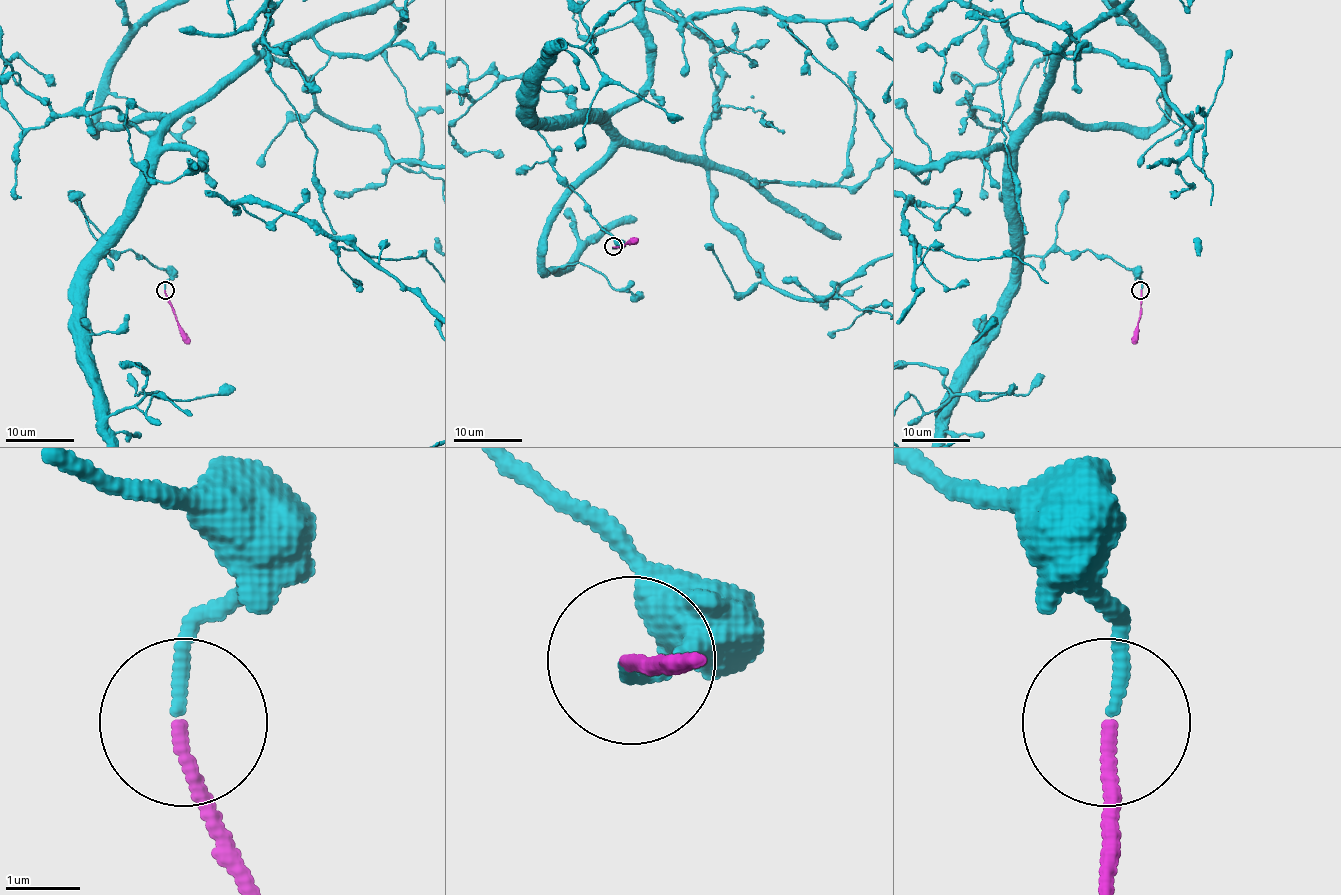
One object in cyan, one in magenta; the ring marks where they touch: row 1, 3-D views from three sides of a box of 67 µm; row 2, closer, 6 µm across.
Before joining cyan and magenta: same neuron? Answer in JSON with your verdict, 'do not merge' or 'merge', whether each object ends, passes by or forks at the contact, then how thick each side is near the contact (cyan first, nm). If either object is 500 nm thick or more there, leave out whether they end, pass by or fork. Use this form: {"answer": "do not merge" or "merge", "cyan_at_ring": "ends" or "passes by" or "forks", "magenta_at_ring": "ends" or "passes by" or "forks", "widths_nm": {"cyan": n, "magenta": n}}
{"answer": "merge", "cyan_at_ring": "ends", "magenta_at_ring": "ends", "widths_nm": {"cyan": 170, "magenta": 160}}

